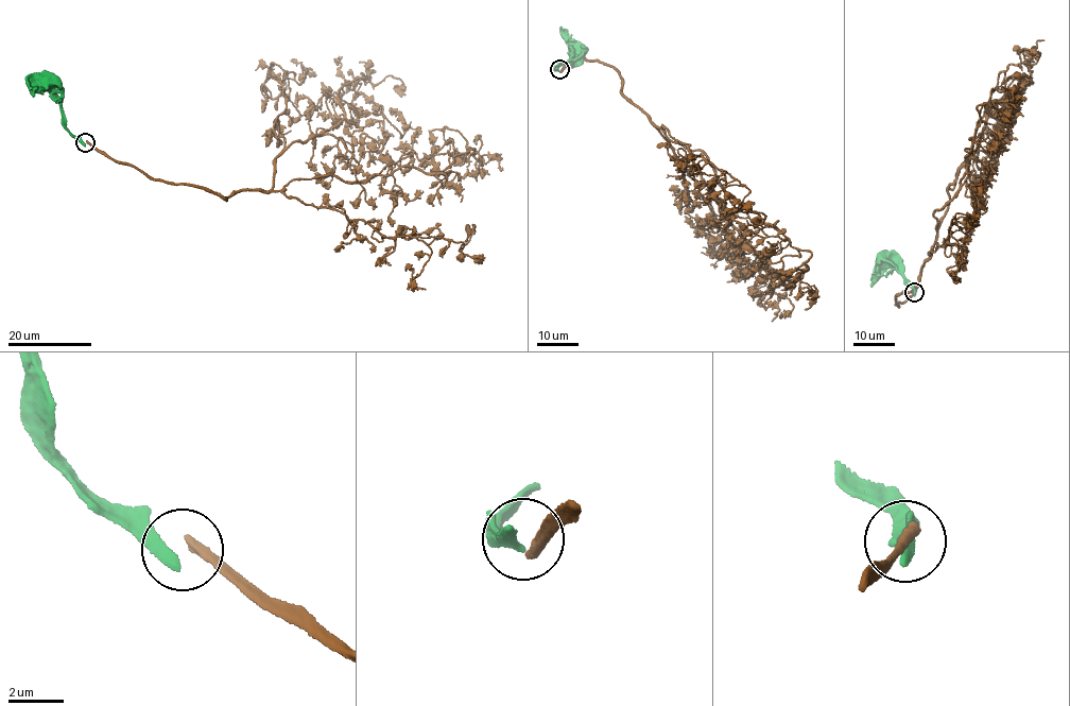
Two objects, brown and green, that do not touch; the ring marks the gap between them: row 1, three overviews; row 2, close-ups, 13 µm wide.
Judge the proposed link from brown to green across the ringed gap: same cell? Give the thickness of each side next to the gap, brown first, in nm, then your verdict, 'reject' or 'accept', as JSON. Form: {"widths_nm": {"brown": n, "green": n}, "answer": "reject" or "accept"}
{"widths_nm": {"brown": 440, "green": 420}, "answer": "reject"}

